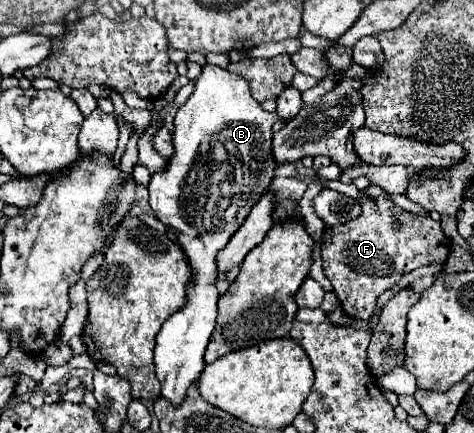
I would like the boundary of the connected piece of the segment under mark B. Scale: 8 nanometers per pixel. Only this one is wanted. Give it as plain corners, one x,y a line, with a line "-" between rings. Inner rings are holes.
206,64
200,76
194,80
194,92
178,108
174,116
174,154
168,158
164,170
154,172
148,184
150,206
156,218
176,232
176,240
186,254
190,266
190,280
186,286
186,304
174,312
156,336
154,364
156,376
162,384
162,396
172,404
180,404
190,382
198,380
206,362
204,352
210,342
216,316
218,316
218,262
216,254
228,244
230,236
240,228
250,206
266,192
274,178
276,164
272,160
272,124
278,120
276,114
266,112
252,96
248,80
242,74
230,72
226,68
-
240,158
244,158
244,172
240,168

